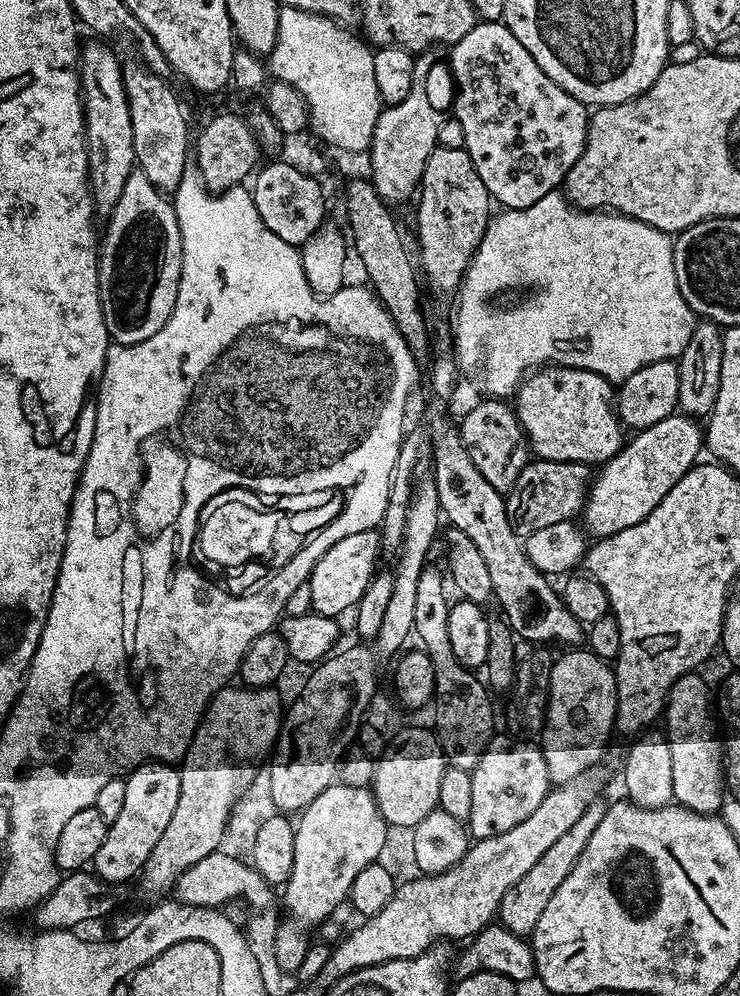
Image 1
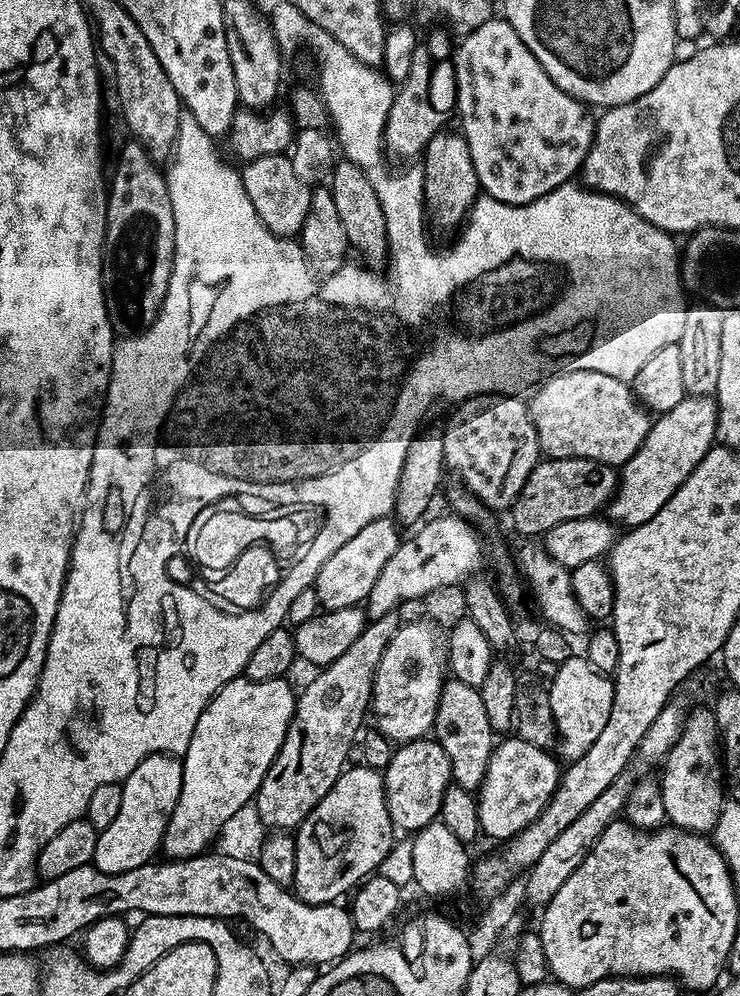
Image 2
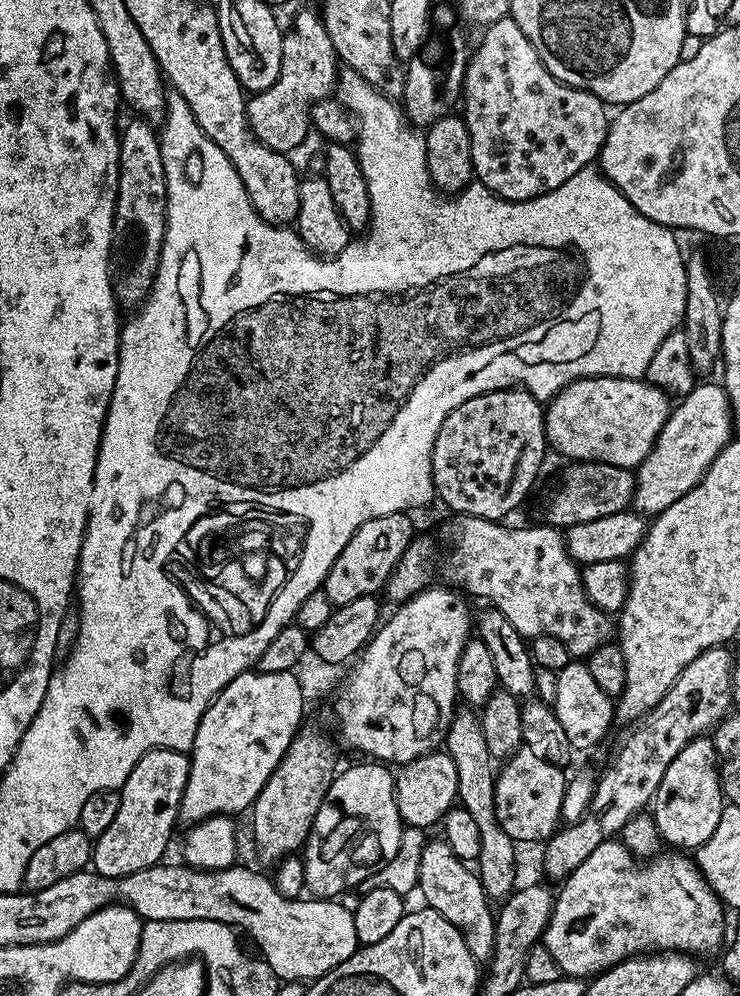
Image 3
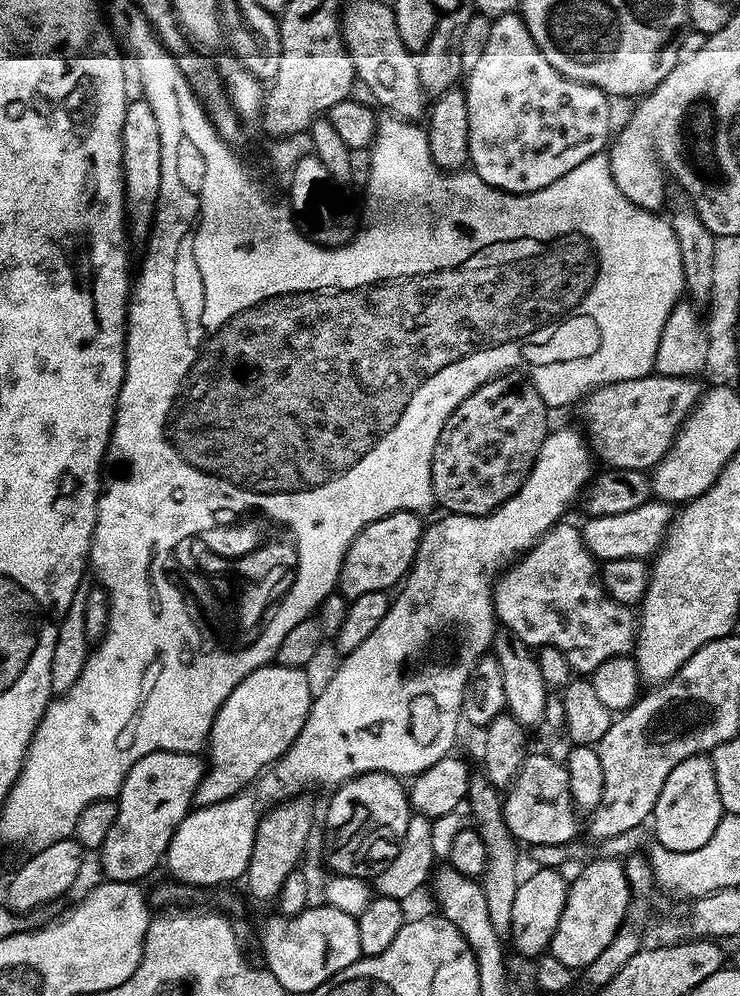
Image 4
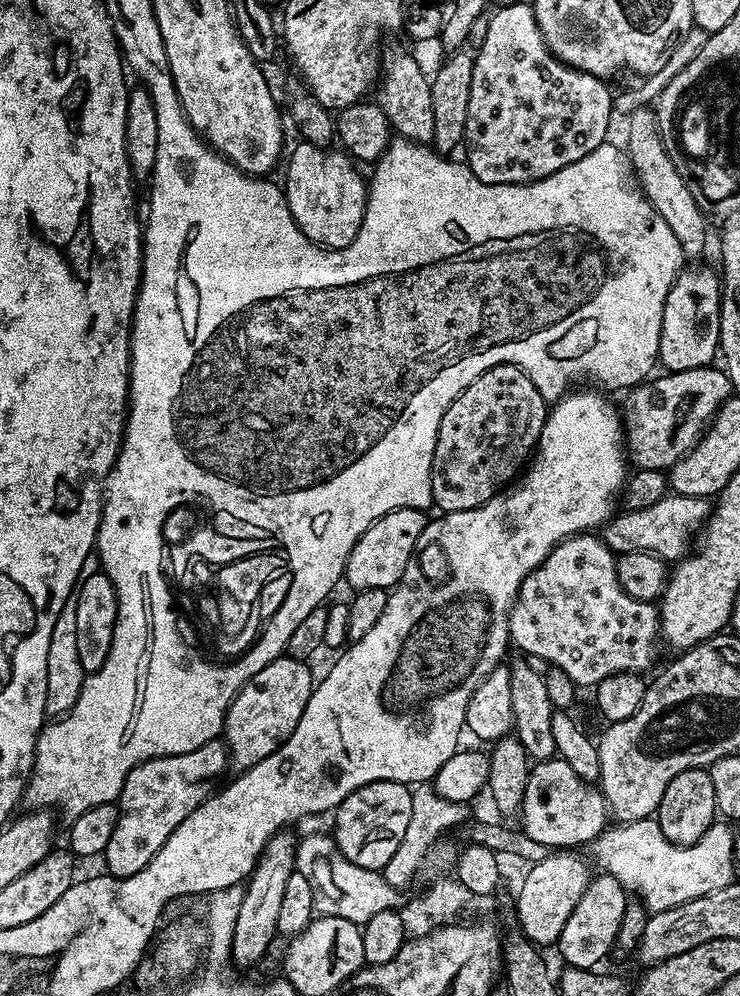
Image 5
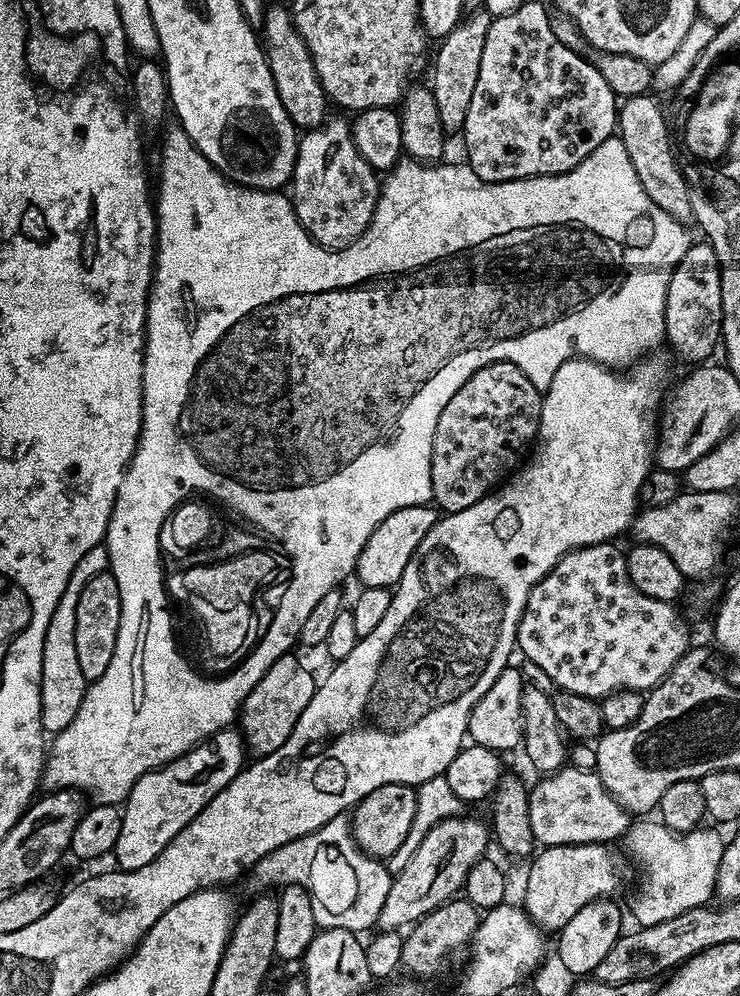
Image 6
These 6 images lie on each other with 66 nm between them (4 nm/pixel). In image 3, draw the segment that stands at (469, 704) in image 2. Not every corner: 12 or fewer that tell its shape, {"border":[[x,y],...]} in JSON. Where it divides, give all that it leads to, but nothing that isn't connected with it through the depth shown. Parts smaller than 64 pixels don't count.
{"border":[[457,711],[444,750],[457,801],[481,831],[489,899],[513,891],[514,840],[497,822],[495,767],[477,713]]}

